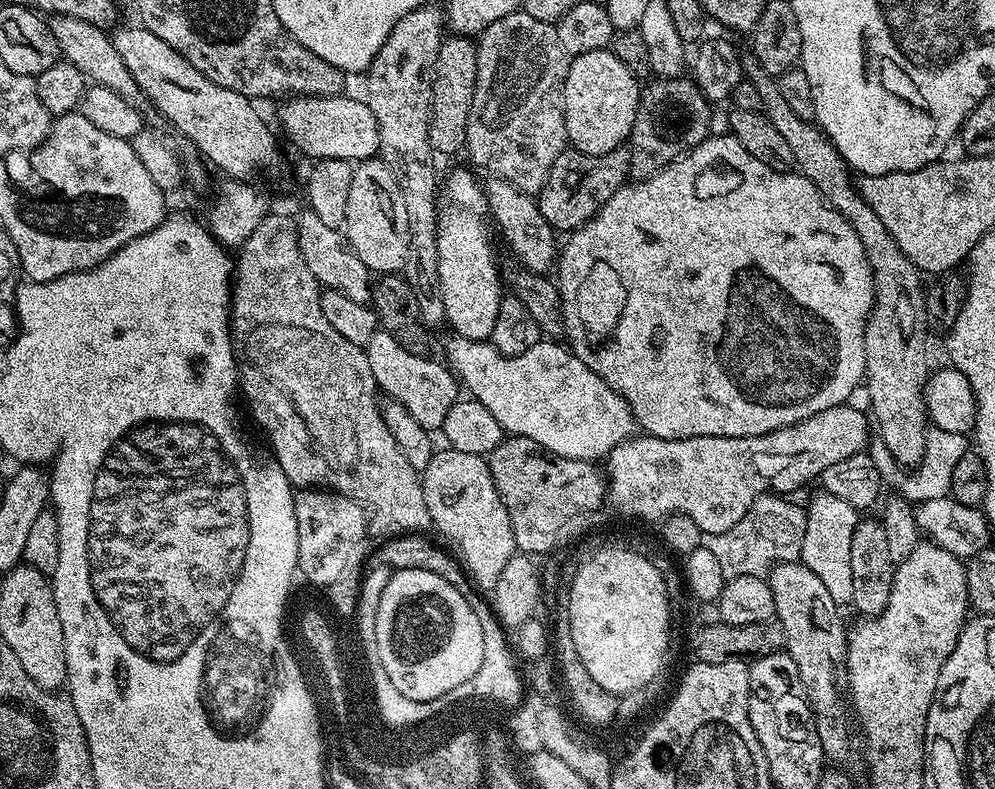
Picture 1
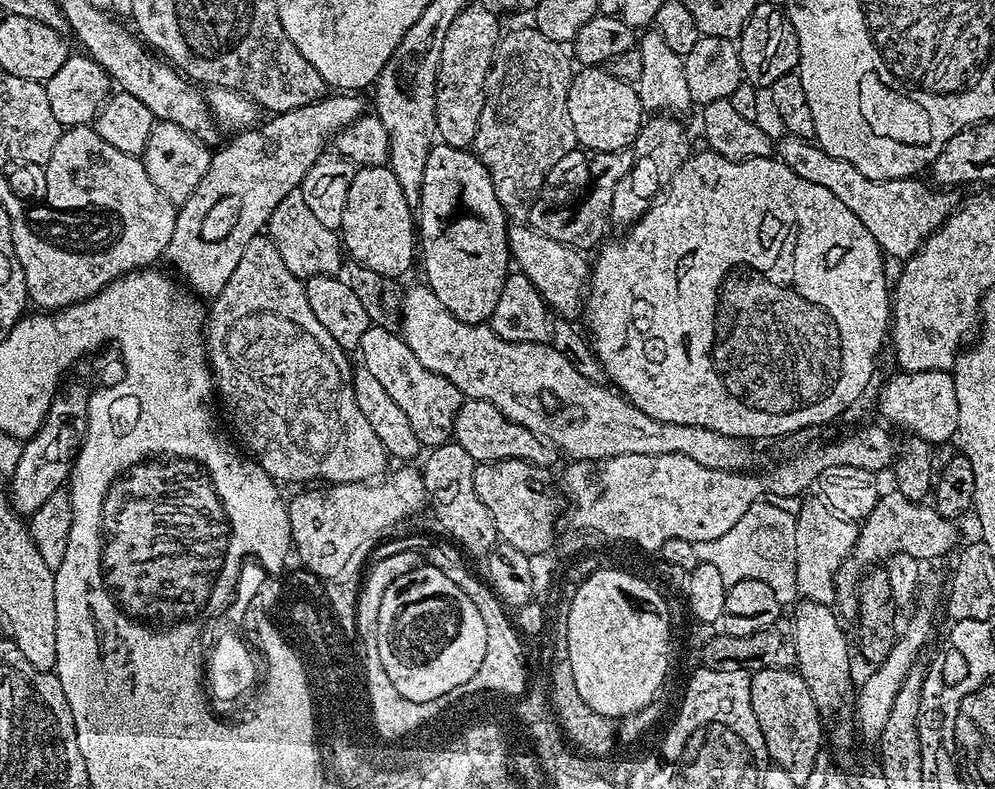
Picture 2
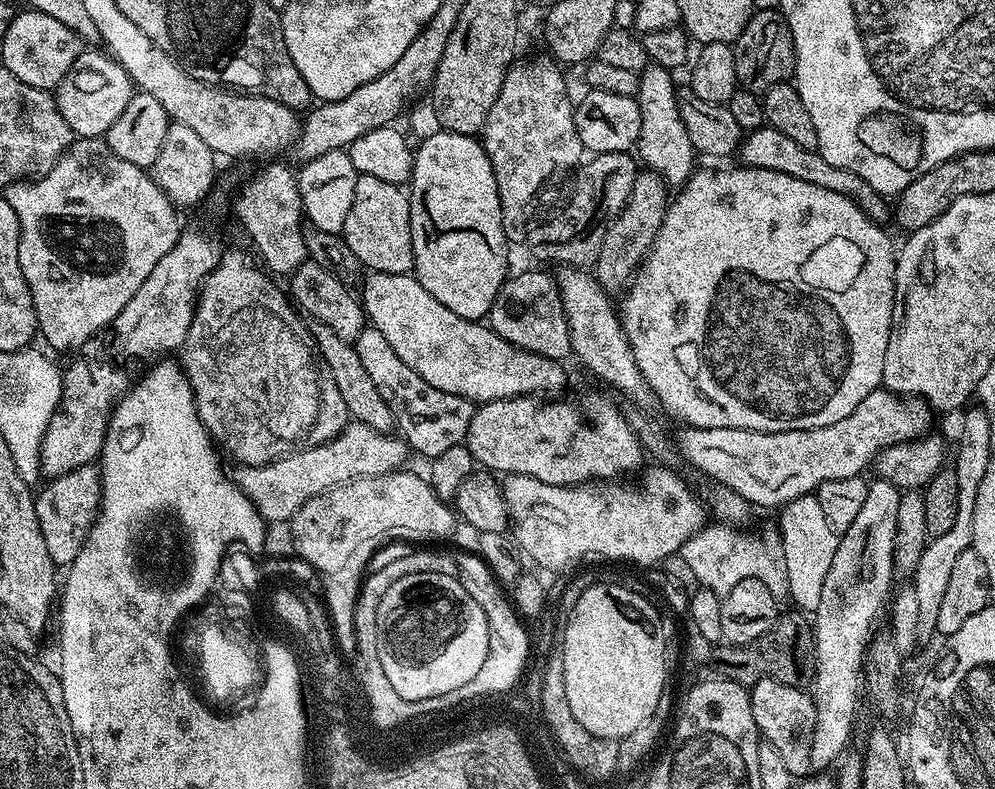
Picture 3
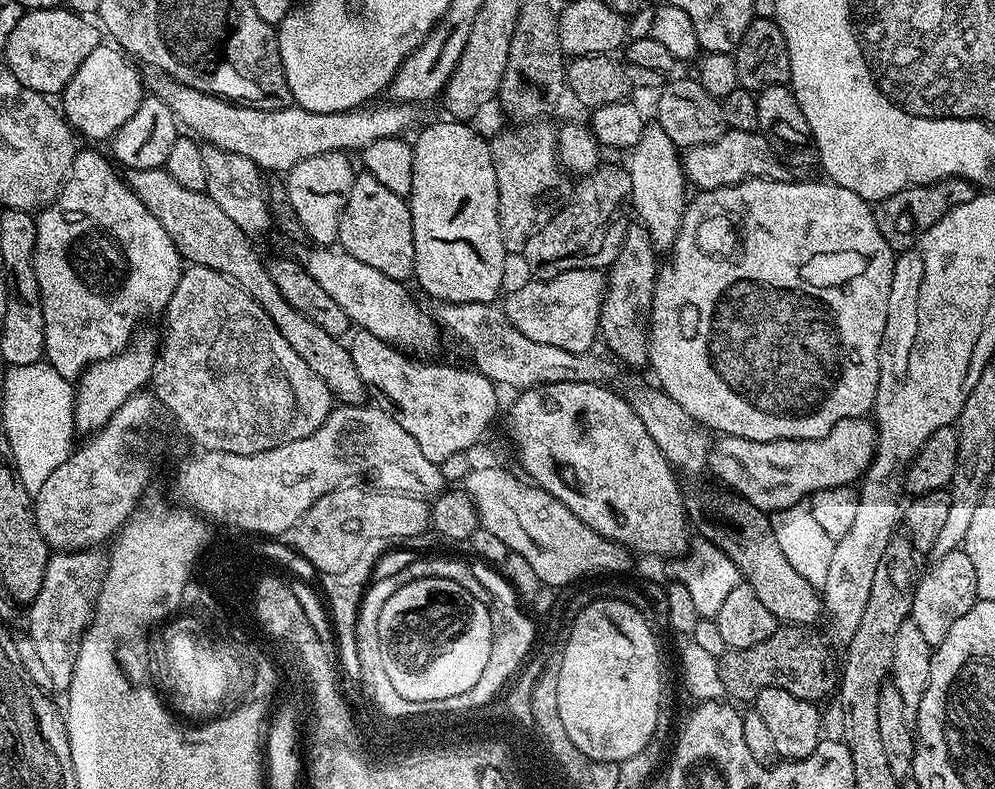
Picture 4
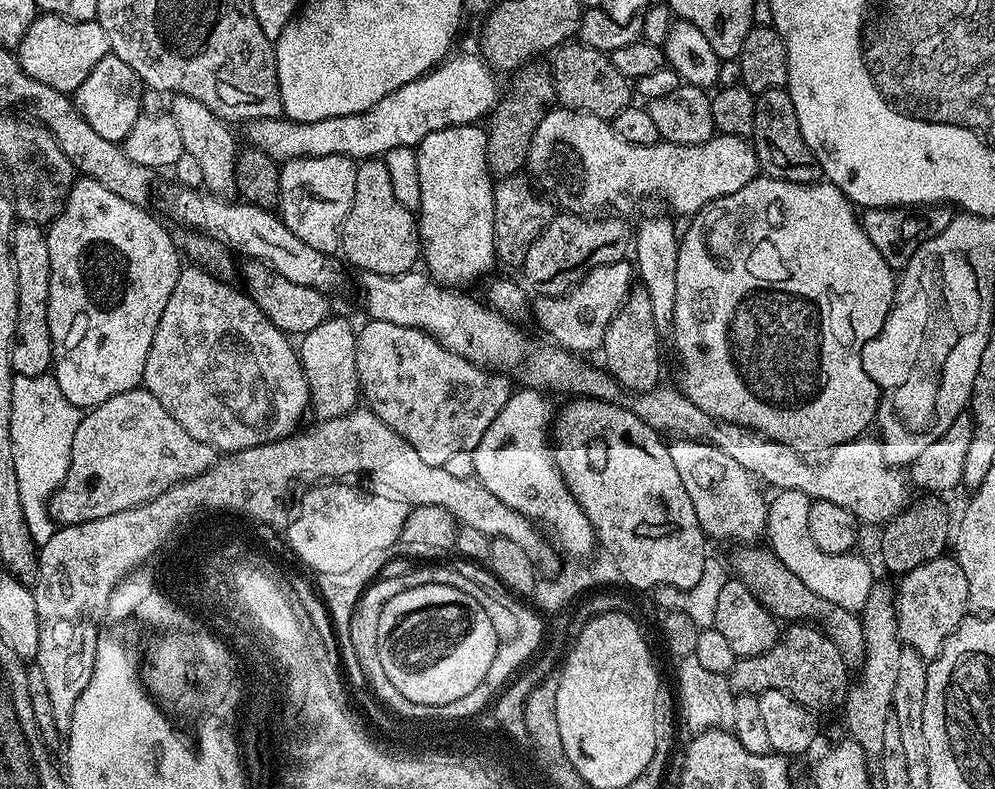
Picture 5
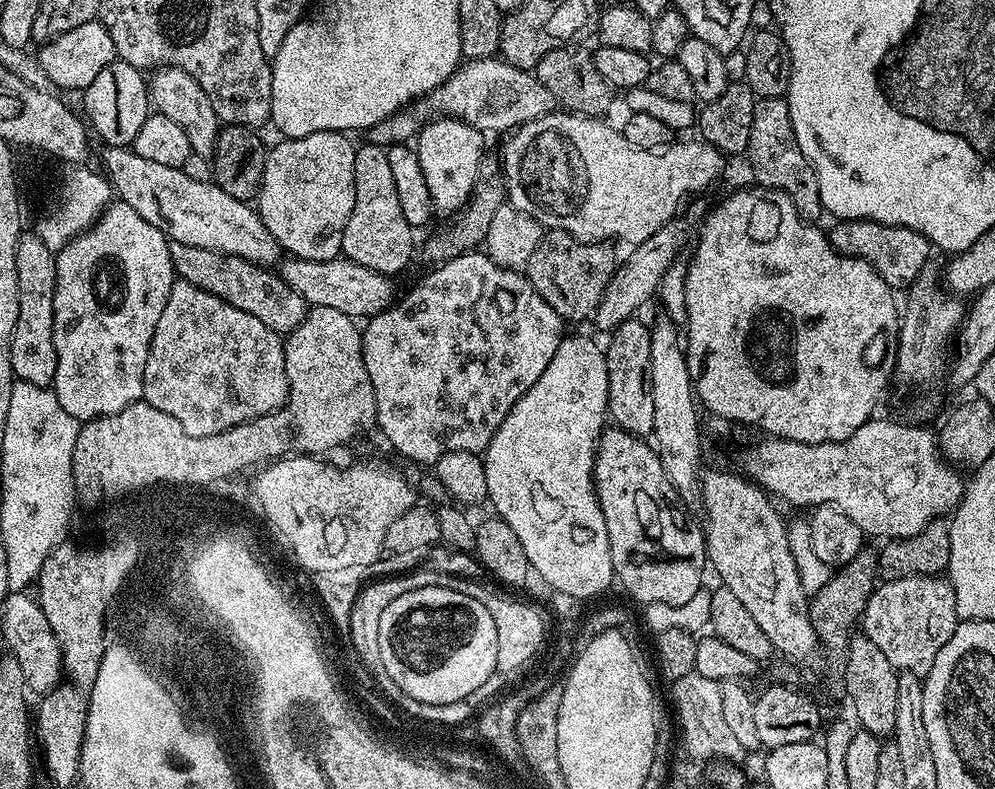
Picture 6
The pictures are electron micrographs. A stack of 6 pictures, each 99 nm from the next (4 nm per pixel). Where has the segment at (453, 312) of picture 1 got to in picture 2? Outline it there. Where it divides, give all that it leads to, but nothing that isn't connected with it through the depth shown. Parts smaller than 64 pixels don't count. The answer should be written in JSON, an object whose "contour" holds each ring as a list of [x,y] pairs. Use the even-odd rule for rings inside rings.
{"contour":[[[443,142],[437,143],[430,150],[429,157],[426,160],[426,172],[422,179],[421,200],[418,207],[418,256],[421,261],[424,259],[424,276],[428,279],[425,280],[426,287],[438,298],[438,302],[442,302],[442,306],[446,306],[446,310],[450,310],[450,314],[454,314],[454,318],[458,318],[467,324],[482,324],[491,321],[494,314],[494,305],[498,302],[498,294],[502,294],[502,282],[506,282],[510,271],[510,253],[508,251],[509,227],[510,224],[506,219],[505,210],[494,194],[494,186],[492,185],[490,174],[482,161],[476,157],[475,151],[467,148],[455,148]]]}

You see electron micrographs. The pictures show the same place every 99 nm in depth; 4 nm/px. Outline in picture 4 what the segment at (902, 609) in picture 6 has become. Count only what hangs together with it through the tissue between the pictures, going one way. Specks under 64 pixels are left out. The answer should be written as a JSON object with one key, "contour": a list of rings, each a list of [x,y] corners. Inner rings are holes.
{"contour":[[[963,547],[955,548],[932,567],[934,568],[929,572],[927,569],[920,577],[910,618],[918,626],[918,630],[922,630],[926,642],[935,646],[942,642],[942,638],[946,638],[946,634],[950,634],[950,626],[954,626],[954,622],[958,622],[958,618],[962,618],[962,614],[966,614],[966,610],[976,604],[978,574],[974,574],[974,562],[970,562]]]}

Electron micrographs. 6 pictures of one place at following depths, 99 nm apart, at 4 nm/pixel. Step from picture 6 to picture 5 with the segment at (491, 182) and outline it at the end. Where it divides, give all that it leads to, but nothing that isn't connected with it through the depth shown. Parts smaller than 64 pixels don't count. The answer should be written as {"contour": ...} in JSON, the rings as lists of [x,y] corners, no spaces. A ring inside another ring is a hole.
{"contour":[[[536,62],[529,63],[515,73],[514,79],[516,81],[513,82],[512,89],[509,92],[507,89],[501,95],[486,124],[488,171],[496,178],[513,176],[525,167],[530,138],[534,130],[538,130],[538,122],[542,122],[542,118],[553,107],[556,100],[552,74],[547,67],[539,68]]]}

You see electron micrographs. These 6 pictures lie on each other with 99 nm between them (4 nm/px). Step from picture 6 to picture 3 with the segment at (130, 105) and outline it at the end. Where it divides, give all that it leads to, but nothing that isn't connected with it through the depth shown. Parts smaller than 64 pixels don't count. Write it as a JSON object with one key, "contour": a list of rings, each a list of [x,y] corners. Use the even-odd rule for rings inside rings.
{"contour":[[[81,51],[74,66],[70,66],[66,78],[62,78],[54,90],[58,110],[62,118],[66,118],[66,126],[70,126],[76,138],[107,137],[110,126],[114,126],[122,110],[126,110],[126,102],[130,102],[134,94],[134,85],[126,70],[122,70],[122,66],[107,51],[99,51]]]}

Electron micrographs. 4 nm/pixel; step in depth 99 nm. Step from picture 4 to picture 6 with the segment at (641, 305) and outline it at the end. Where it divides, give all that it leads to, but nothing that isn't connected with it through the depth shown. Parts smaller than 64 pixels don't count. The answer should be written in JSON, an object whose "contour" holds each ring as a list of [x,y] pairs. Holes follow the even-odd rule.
{"contour":[[[640,318],[623,320],[618,327],[611,329],[609,336],[612,337],[609,338],[604,348],[606,374],[608,375],[608,416],[613,425],[639,436],[651,435],[655,426],[654,397],[651,394],[651,334],[649,329],[649,325],[647,323],[644,325]]]}

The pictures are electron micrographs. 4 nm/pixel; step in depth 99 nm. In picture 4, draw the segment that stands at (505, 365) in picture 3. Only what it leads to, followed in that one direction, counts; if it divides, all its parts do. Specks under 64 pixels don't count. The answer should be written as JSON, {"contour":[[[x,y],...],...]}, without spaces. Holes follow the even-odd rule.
{"contour":[[[308,246],[301,256],[299,263],[308,271],[310,278],[314,278],[342,310],[346,310],[349,321],[357,329],[374,334],[382,338],[387,344],[394,344],[397,348],[409,354],[424,354],[436,344],[438,324],[431,315],[428,316],[412,301],[408,293],[407,283],[386,278],[386,274],[374,270],[374,266],[366,266],[366,262],[358,262],[346,251],[336,246]]]}

